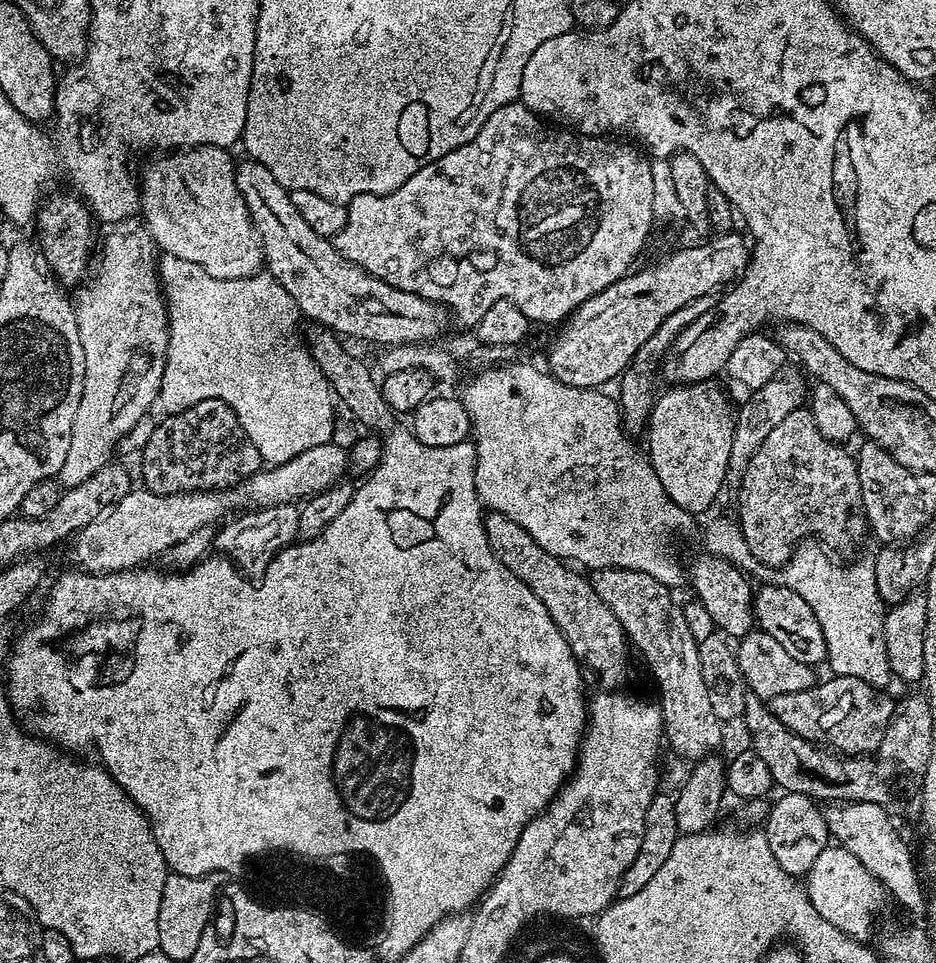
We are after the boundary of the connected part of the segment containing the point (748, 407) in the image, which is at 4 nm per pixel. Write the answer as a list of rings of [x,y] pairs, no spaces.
[[[785,370],[770,382],[766,382],[766,386],[751,389],[747,393],[748,401],[741,408],[735,409],[736,429],[730,446],[730,462],[728,463],[728,478],[726,481],[729,489],[739,489],[740,480],[744,477],[746,466],[750,464],[750,458],[756,453],[758,446],[762,446],[762,442],[766,442],[770,430],[774,430],[774,426],[778,426],[778,422],[782,422],[782,418],[786,418],[786,414],[790,414],[795,408],[799,408],[805,403],[805,377],[799,371],[796,372]]]

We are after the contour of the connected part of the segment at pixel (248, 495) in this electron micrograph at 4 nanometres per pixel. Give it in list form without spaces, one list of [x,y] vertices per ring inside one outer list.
[[[336,443],[314,446],[312,450],[290,458],[290,462],[285,464],[261,467],[259,472],[240,483],[219,490],[163,496],[143,486],[133,487],[126,498],[122,498],[122,502],[110,506],[106,514],[98,514],[90,526],[75,533],[71,541],[72,560],[76,563],[73,565],[86,572],[127,572],[147,565],[155,556],[163,557],[169,548],[182,542],[182,538],[194,534],[194,530],[215,525],[215,520],[221,521],[227,517],[231,508],[246,510],[303,502],[315,492],[336,484],[347,473],[348,454],[345,445]]]

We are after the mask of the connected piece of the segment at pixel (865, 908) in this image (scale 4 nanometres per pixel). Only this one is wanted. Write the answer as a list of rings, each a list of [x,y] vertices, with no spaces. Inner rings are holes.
[[[829,846],[818,854],[806,877],[808,897],[818,914],[838,930],[842,930],[853,940],[867,941],[868,927],[872,915],[879,910],[886,899],[886,889],[878,877],[870,872],[850,850],[839,846]]]

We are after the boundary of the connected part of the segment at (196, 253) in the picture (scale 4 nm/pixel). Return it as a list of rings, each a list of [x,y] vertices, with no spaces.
[[[209,144],[199,148],[172,150],[161,160],[156,160],[138,180],[140,189],[140,212],[144,216],[143,227],[147,229],[161,253],[174,258],[186,258],[194,266],[202,266],[206,274],[223,280],[250,278],[264,268],[264,247],[256,237],[250,210],[238,190],[236,164],[227,147]]]

